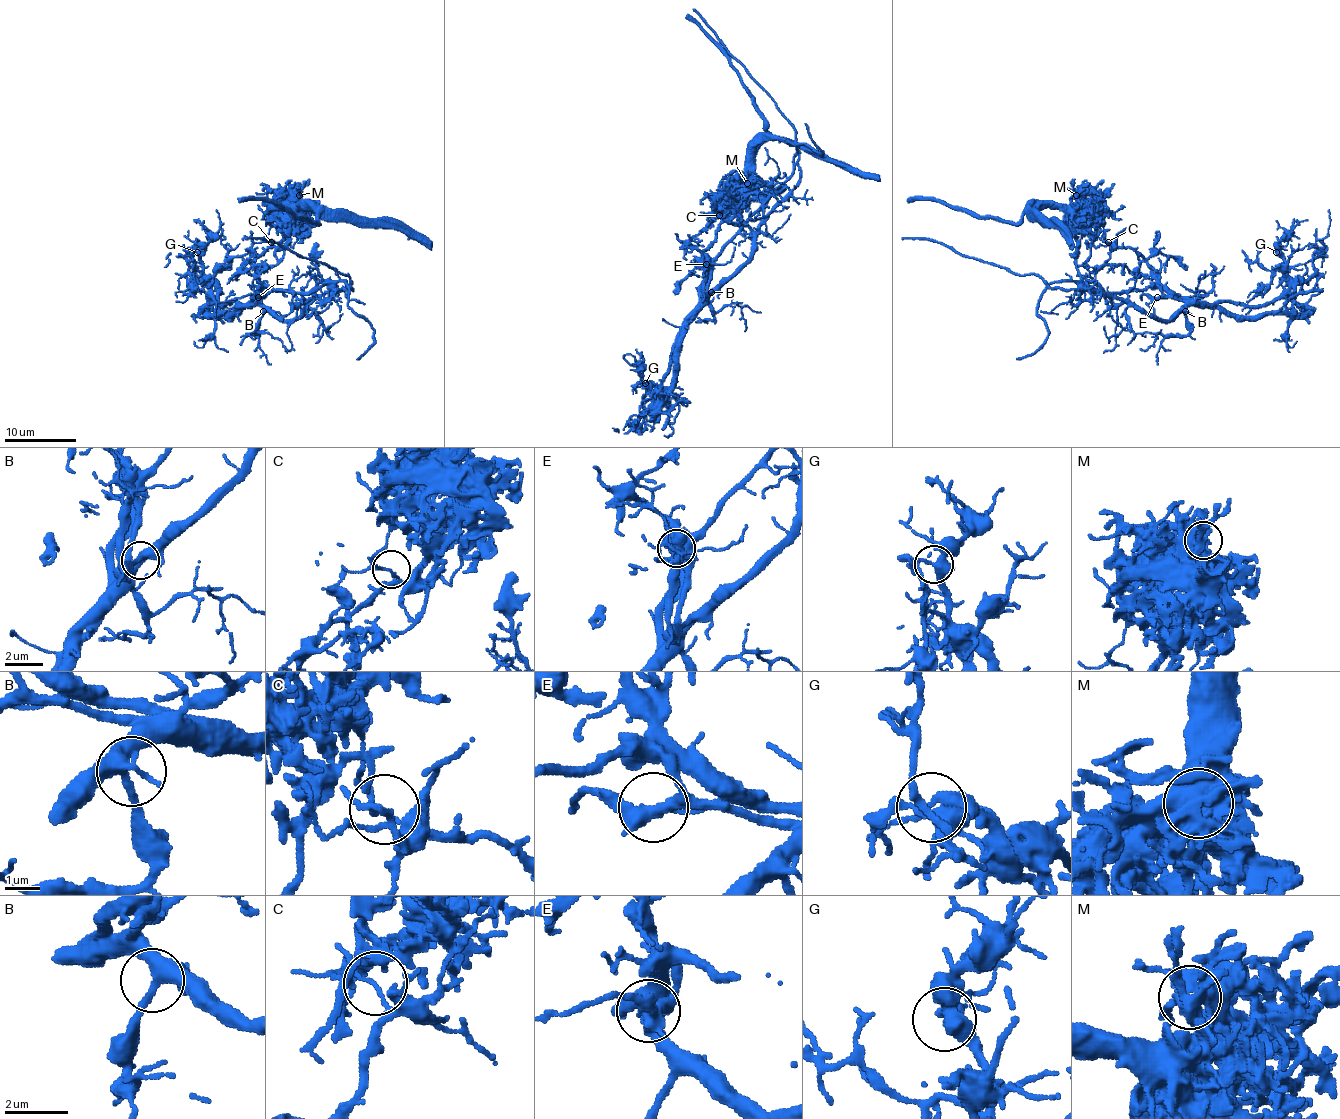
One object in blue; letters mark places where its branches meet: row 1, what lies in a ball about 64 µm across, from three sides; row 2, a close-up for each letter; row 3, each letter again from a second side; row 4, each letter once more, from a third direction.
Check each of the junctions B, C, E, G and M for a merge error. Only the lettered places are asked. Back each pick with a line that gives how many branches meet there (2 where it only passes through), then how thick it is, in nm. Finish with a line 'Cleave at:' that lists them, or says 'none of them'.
C: Branches: 4. Thickness 90 nm
E: Branches: 3. Thickness 340 nm
Cleave at: C, E

